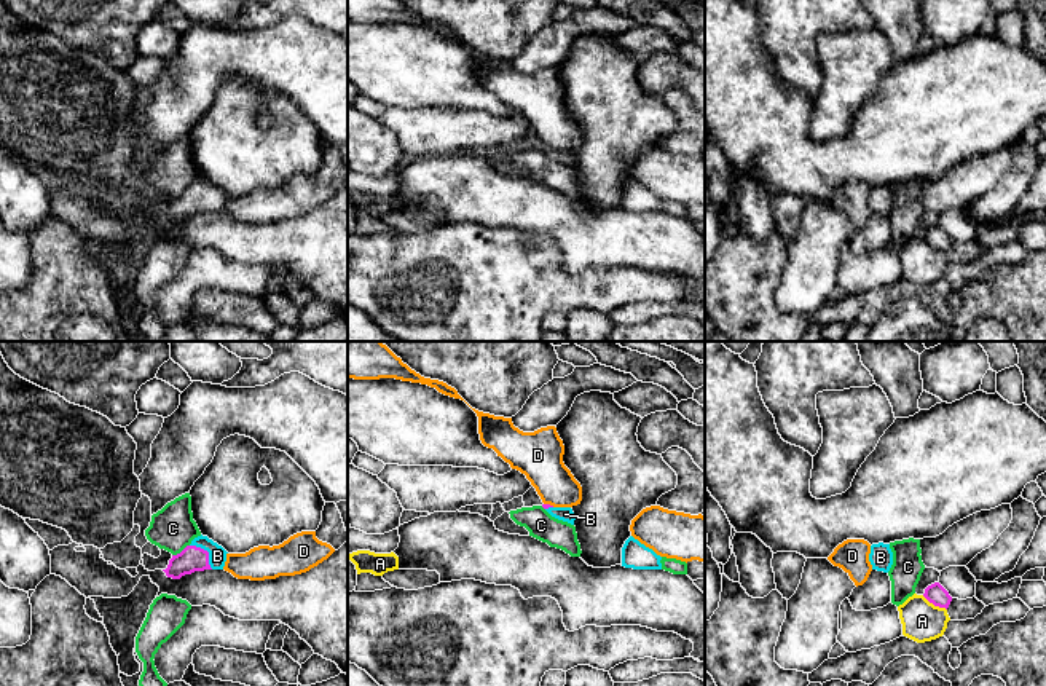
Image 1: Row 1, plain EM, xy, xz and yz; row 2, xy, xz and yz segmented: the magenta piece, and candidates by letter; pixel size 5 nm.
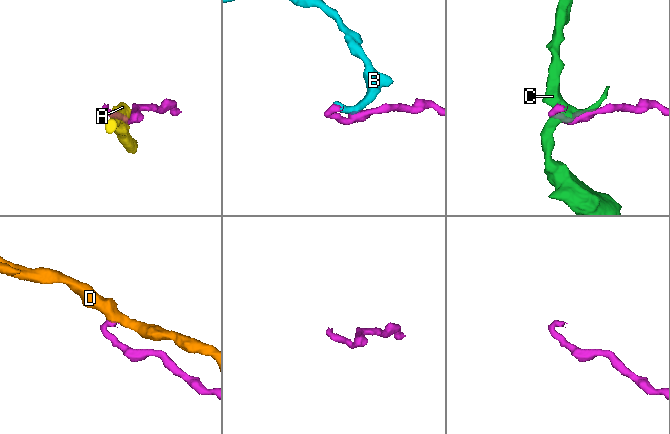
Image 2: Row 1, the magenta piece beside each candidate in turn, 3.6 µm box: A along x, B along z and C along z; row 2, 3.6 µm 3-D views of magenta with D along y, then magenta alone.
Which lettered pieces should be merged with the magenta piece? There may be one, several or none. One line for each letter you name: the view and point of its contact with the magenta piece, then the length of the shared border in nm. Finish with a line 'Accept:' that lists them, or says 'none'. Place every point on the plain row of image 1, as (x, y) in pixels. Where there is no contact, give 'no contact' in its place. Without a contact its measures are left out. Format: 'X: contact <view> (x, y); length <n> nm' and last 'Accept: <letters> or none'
B: contact xy (208, 195); length 170 nm
Accept: B

